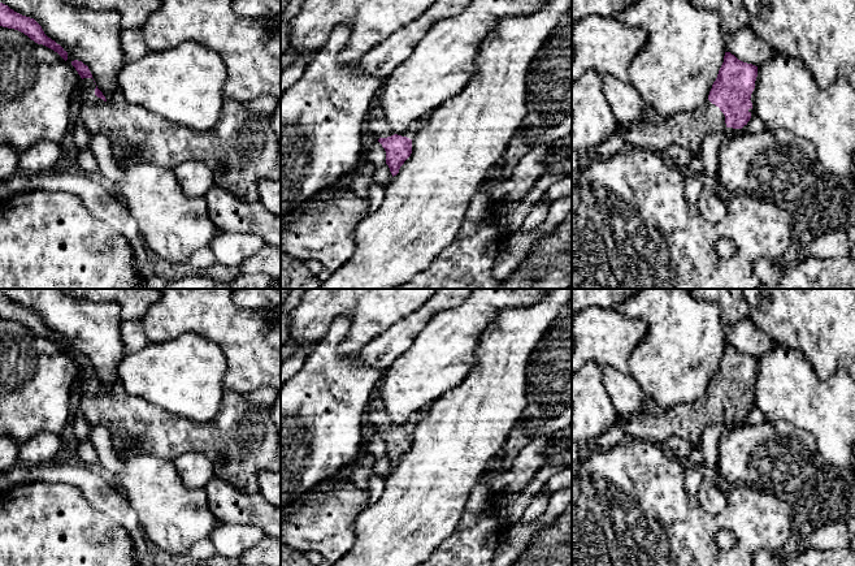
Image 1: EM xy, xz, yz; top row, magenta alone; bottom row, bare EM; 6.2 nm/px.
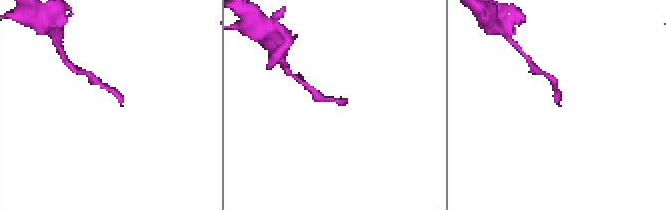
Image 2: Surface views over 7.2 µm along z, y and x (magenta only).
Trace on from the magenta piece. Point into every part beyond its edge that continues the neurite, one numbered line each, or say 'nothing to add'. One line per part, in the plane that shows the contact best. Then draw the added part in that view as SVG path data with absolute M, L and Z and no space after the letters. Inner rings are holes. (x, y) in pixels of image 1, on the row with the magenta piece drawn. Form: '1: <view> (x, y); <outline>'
1: xy (242, 148); M83 78L81 87L83 99L79 118L91 135L103 134L108 138L116 161L129 146L139 147L143 157L164 169L173 170L186 160L200 160L212 169L214 185L247 203L259 200L261 180L281 180L281 150L270 115L257 115L247 104L225 98L218 124L212 130L198 131L172 124L140 105L125 101L120 95L104 101L95 95L92 78Z

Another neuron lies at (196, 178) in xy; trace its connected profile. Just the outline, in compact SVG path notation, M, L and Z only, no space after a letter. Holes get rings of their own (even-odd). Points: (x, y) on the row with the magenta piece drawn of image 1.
M186 160L173 169L181 187L191 198L205 198L214 185L212 169L200 160Z

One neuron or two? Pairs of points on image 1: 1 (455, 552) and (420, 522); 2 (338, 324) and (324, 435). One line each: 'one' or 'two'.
1: two
2: one

